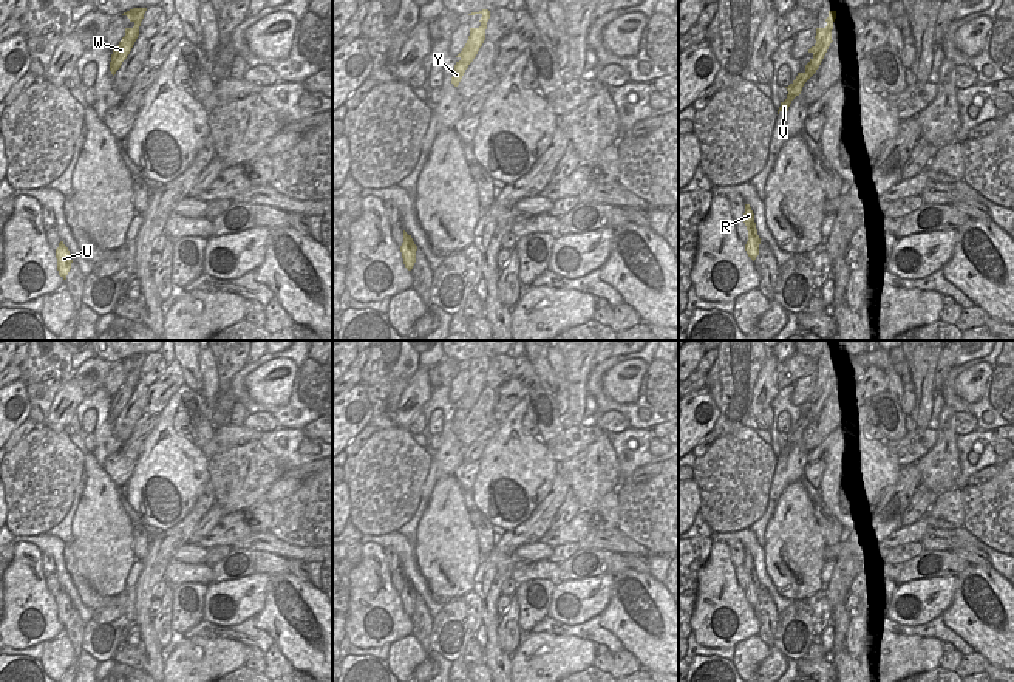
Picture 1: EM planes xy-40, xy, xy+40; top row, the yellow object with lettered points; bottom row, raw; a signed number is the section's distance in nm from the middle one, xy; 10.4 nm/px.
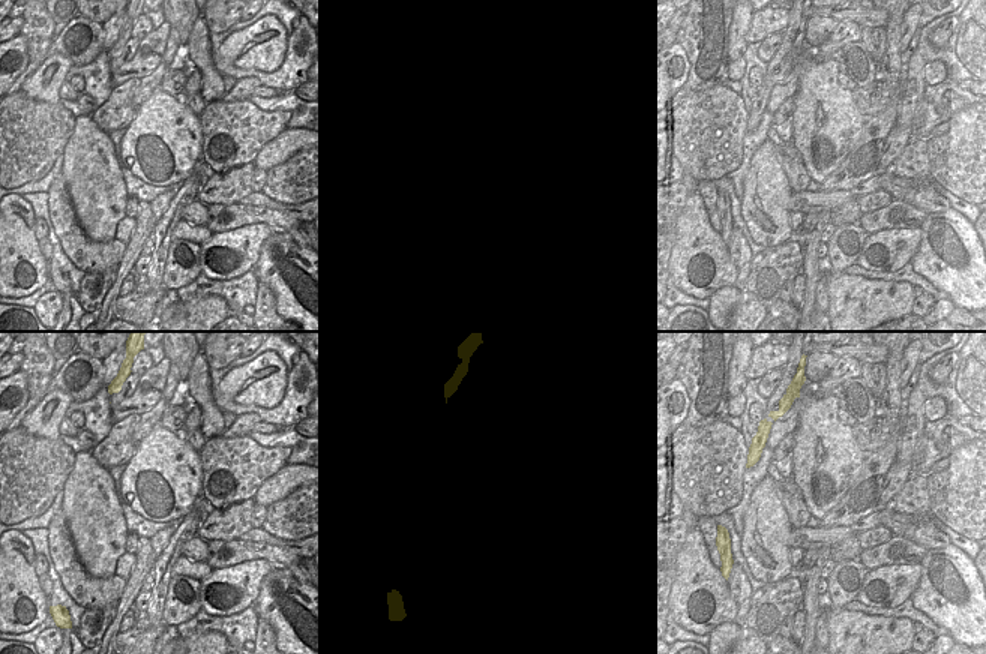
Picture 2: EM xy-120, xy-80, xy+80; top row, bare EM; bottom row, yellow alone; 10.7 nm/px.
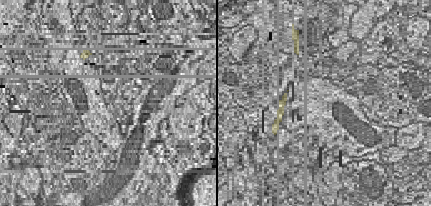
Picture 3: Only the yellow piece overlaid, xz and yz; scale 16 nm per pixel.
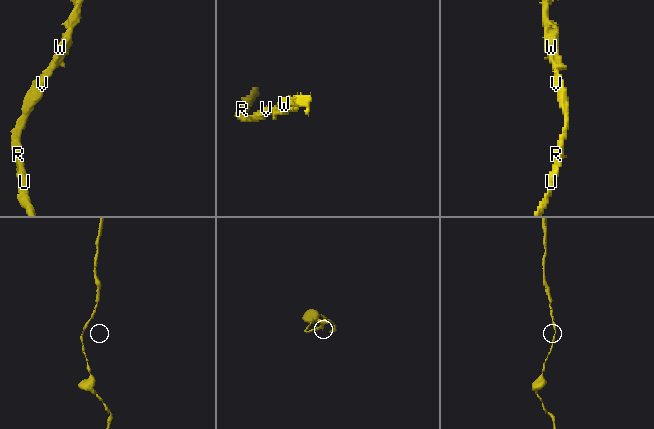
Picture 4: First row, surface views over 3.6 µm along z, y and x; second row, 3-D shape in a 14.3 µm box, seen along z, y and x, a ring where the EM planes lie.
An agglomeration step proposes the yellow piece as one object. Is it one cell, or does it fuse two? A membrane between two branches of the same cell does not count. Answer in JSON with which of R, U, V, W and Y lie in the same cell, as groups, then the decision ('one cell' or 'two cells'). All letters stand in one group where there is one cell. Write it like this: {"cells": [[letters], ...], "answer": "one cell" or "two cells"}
{"cells": [["R", "U", "V", "W", "Y"]], "answer": "one cell"}

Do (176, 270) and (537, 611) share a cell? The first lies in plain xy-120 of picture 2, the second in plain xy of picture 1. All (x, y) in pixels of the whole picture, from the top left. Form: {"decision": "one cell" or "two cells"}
{"decision": "one cell"}

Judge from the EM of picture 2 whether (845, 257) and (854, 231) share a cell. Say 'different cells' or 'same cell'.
same cell

